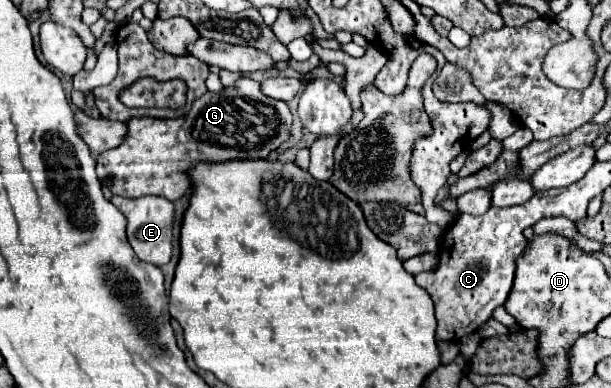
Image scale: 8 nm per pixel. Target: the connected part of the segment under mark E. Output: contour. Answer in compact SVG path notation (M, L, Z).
M142 196L142 198L120 198L110 200L128 220L128 242L142 262L164 266L172 258L172 224L174 224L174 204L162 196Z

